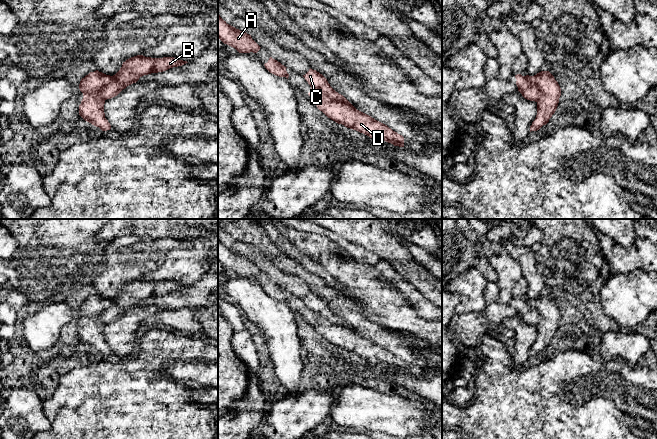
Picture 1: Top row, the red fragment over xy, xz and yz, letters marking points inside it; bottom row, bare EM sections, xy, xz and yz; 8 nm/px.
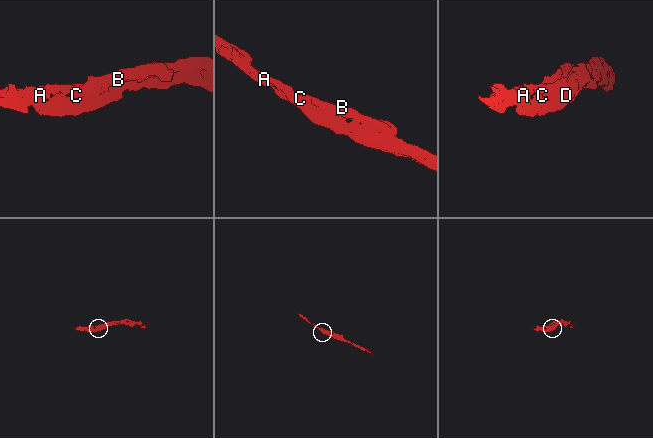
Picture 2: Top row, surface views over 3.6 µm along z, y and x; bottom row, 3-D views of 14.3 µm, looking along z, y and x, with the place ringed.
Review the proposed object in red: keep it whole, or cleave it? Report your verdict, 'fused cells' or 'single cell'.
fused cells

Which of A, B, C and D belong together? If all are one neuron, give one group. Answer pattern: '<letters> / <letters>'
A D / B C

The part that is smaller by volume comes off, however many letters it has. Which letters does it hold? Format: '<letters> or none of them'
B, C

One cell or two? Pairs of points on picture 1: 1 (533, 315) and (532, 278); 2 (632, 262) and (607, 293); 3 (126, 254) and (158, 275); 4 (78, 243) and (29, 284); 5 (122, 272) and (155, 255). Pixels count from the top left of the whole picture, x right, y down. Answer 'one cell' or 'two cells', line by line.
1: two cells
2: two cells
3: two cells
4: one cell
5: one cell

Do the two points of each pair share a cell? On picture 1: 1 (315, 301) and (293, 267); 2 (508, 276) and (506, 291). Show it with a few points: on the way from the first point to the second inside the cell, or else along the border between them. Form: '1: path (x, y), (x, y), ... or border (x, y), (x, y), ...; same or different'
1: border (278, 268), (300, 276), (309, 290), (315, 293); different
2: path (506, 280), (506, 287); same

